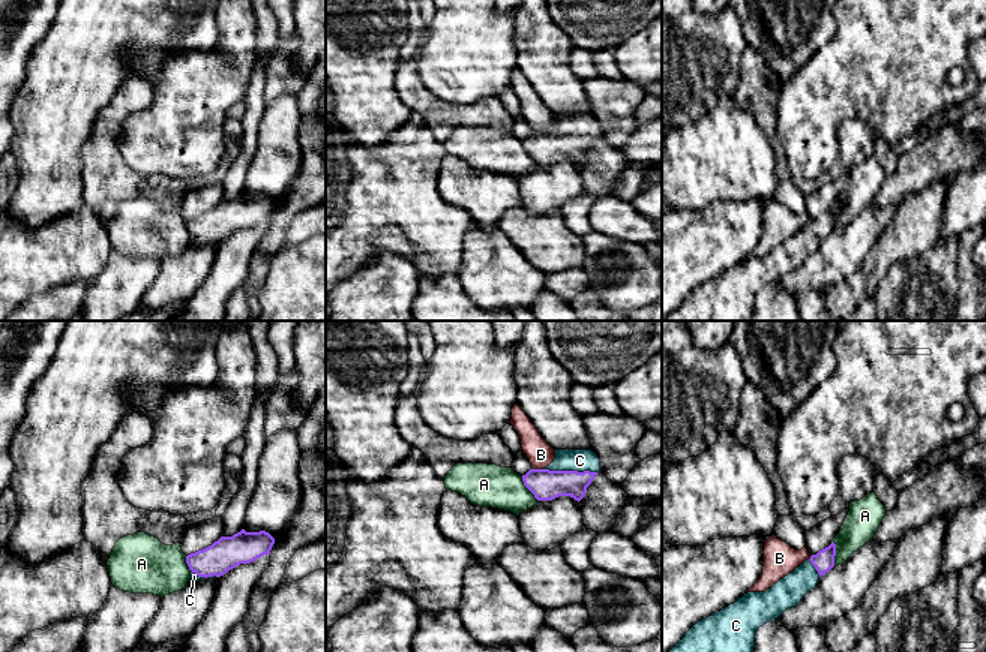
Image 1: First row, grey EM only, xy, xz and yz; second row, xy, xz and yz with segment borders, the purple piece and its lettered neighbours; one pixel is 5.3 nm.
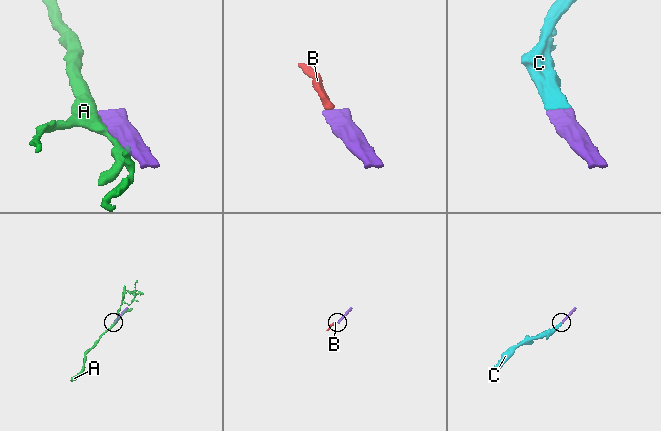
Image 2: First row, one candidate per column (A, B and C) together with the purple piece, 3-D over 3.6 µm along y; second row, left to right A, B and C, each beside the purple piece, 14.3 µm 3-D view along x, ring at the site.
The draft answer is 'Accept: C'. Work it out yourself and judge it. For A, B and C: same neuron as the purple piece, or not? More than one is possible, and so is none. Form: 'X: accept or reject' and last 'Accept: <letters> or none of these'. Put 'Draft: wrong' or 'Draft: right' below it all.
A: reject
B: reject
C: accept
Accept: C
Draft: right

